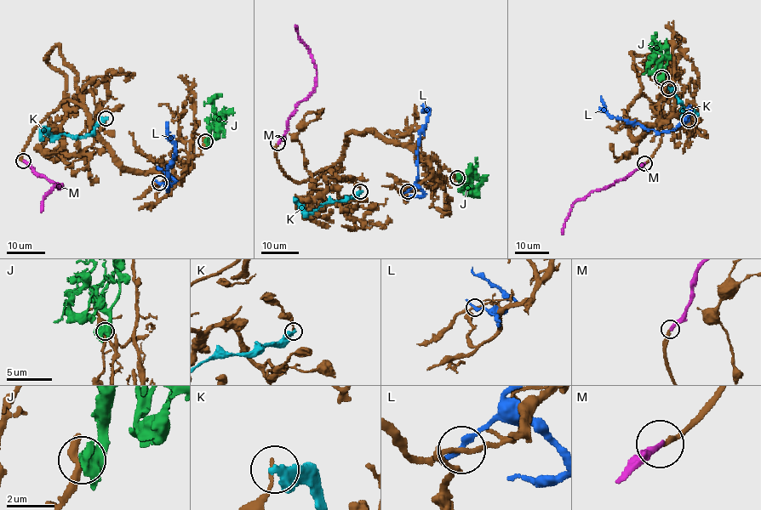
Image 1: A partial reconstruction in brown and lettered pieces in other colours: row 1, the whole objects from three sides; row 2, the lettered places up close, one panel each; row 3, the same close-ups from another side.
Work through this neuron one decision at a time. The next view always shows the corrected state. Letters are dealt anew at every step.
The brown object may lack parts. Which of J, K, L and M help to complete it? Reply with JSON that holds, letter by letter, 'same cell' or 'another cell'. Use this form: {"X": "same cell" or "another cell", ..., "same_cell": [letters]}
{"J": "another cell", "K": "another cell", "L": "another cell", "M": "same cell", "same_cell": ["M"]}

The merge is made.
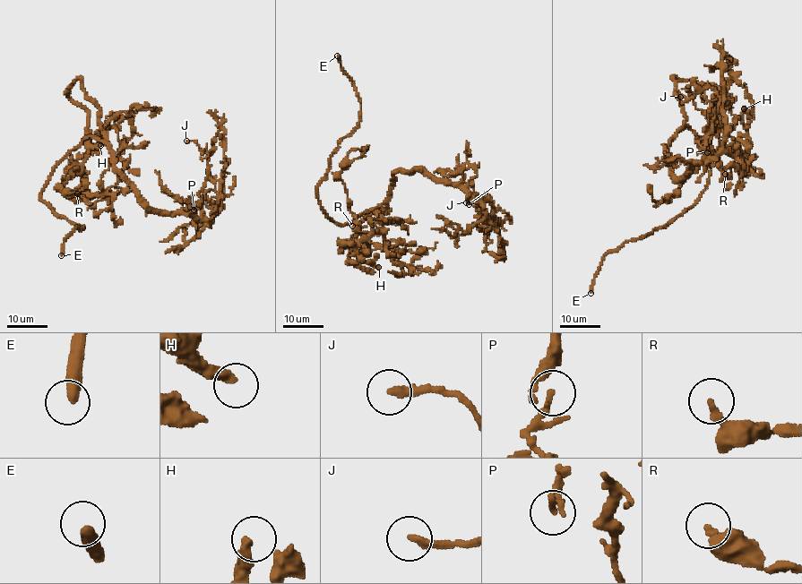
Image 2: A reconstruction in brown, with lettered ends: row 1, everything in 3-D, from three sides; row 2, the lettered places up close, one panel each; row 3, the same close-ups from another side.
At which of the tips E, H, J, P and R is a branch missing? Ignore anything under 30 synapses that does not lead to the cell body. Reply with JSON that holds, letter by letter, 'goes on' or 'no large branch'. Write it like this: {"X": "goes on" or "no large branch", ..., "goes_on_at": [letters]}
{"E": "goes on", "H": "no large branch", "J": "no large branch", "P": "no large branch", "R": "no large branch", "goes_on_at": ["E"]}

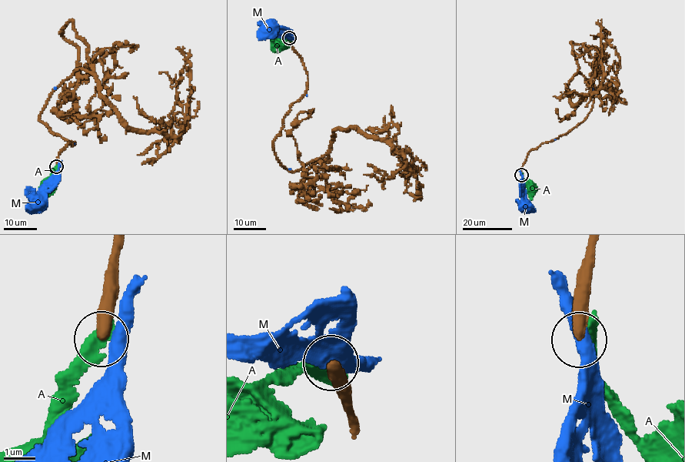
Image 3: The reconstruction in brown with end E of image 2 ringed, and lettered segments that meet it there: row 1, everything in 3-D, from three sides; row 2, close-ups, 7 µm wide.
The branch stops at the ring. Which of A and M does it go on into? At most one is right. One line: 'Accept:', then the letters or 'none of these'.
Accept: none of these

